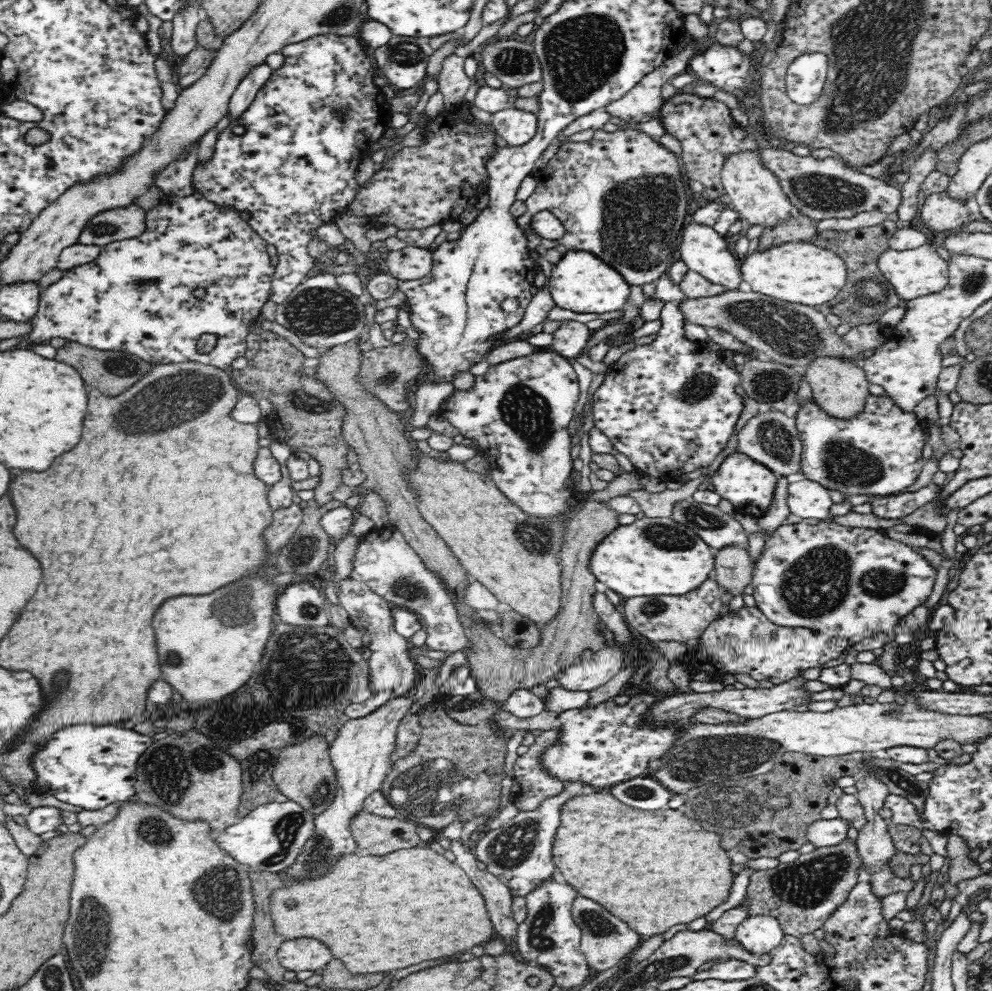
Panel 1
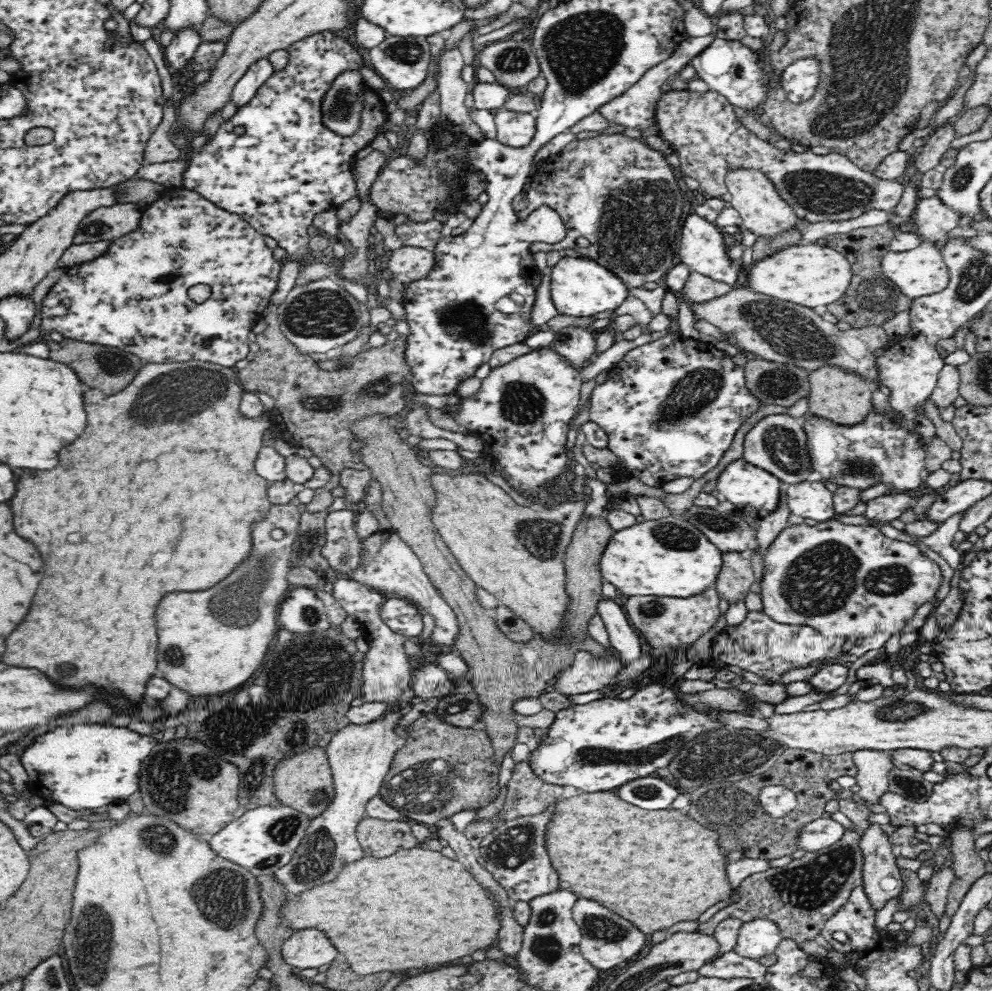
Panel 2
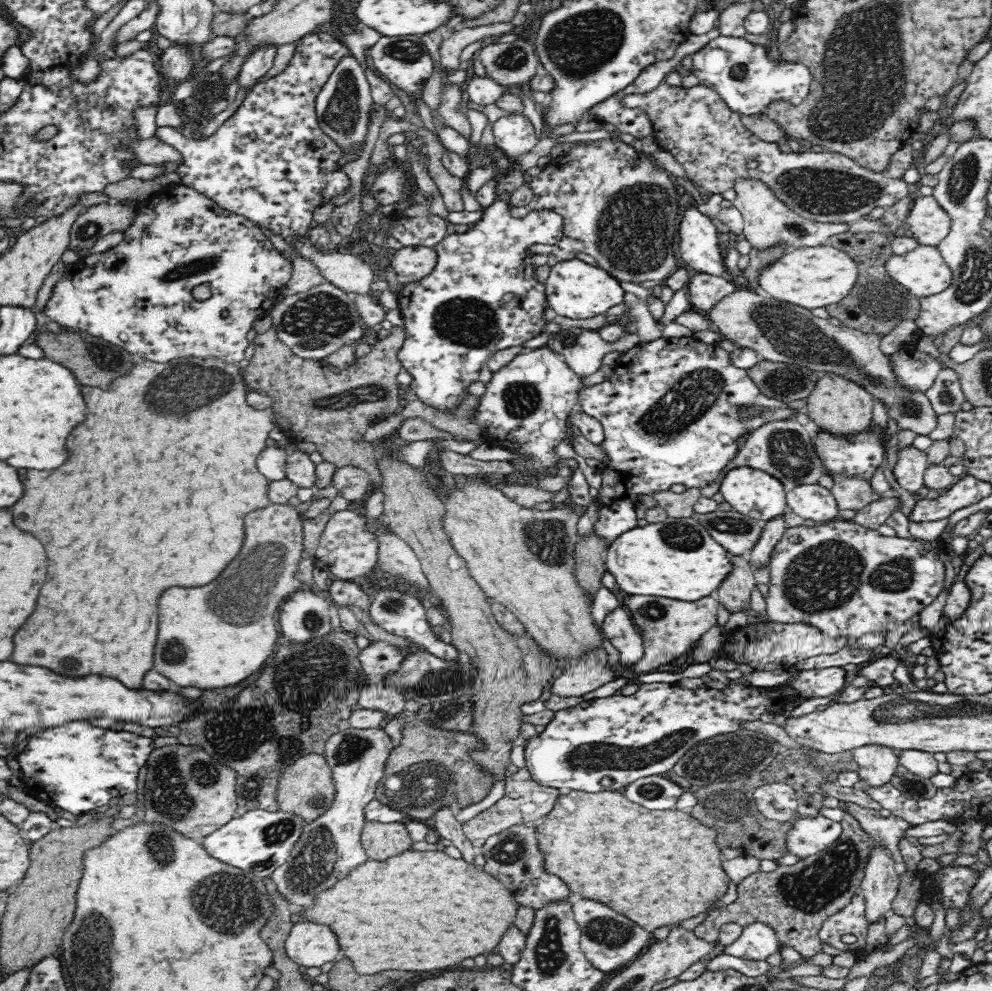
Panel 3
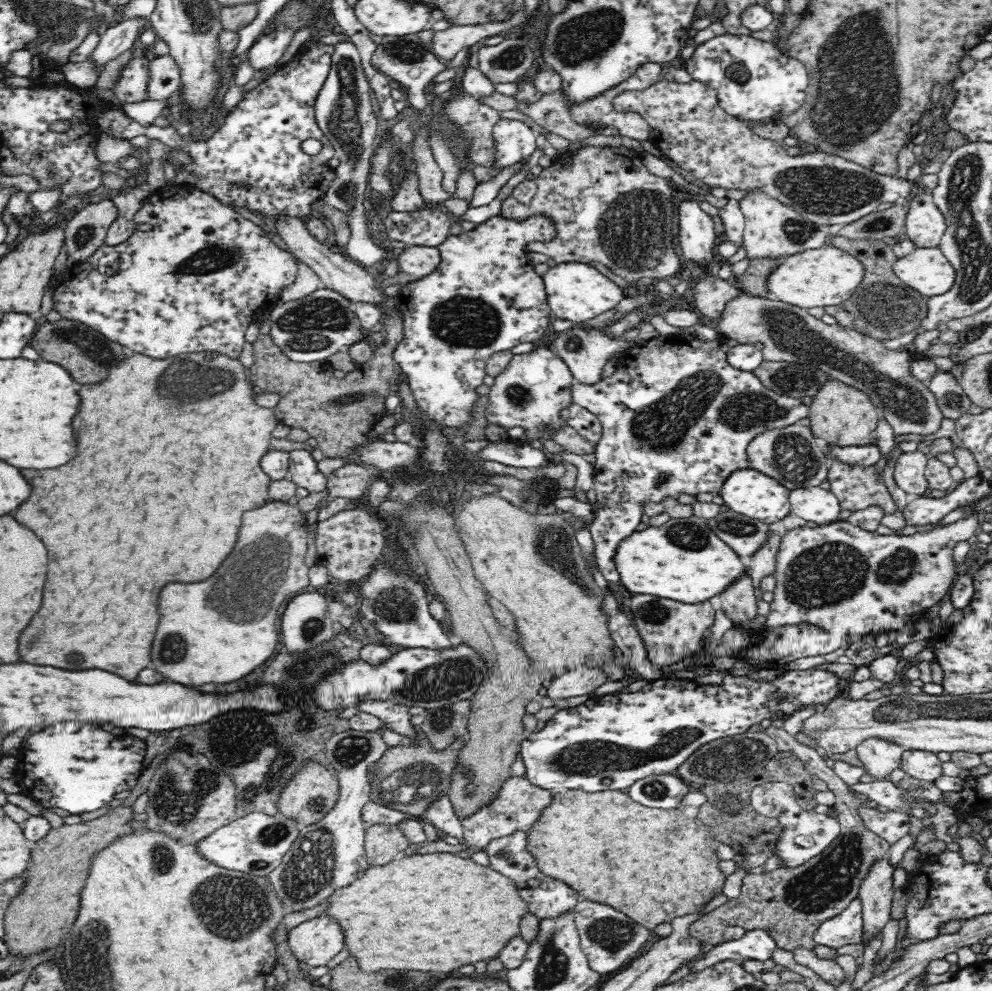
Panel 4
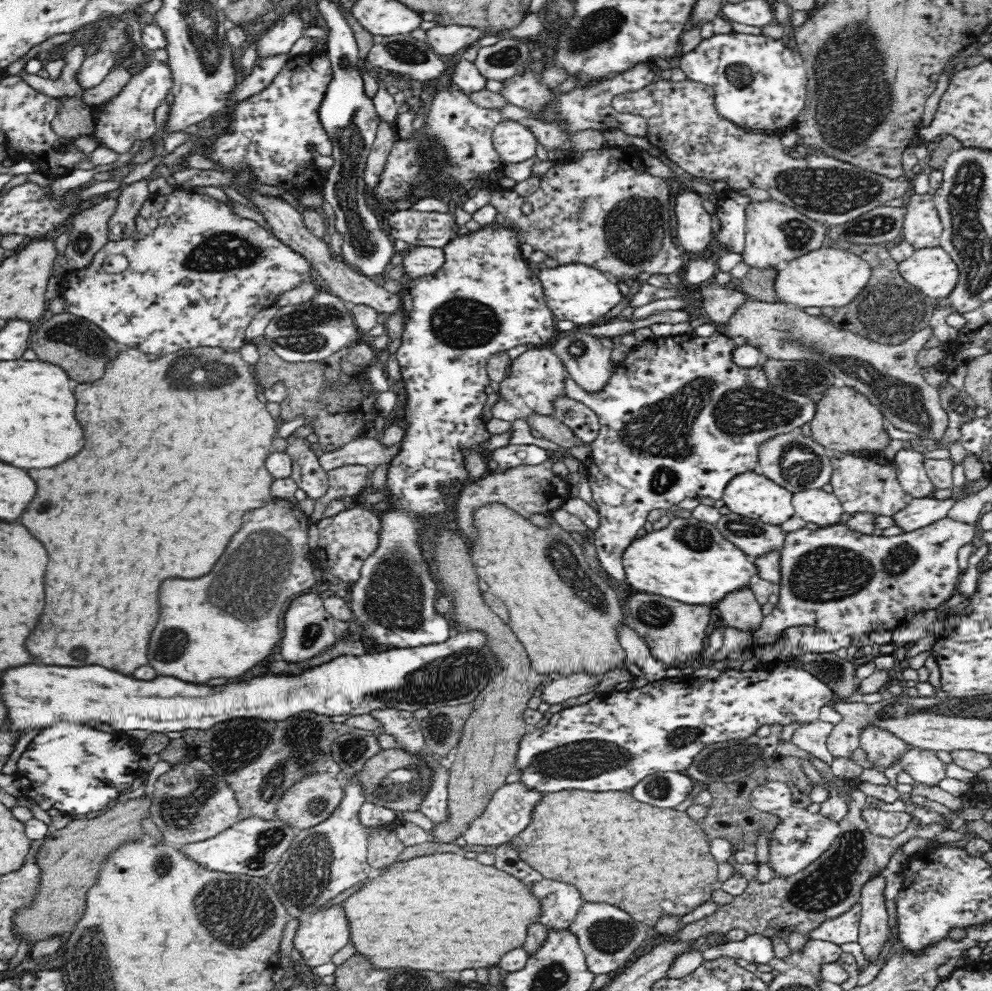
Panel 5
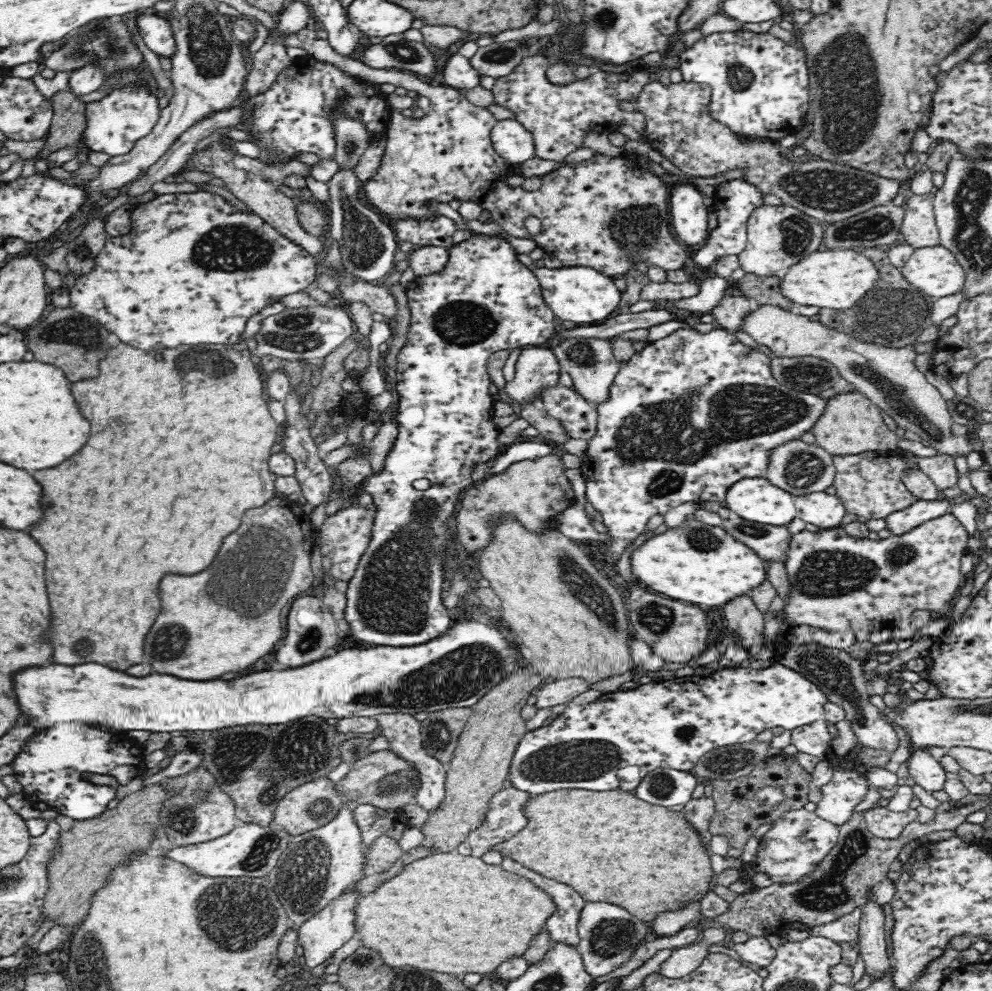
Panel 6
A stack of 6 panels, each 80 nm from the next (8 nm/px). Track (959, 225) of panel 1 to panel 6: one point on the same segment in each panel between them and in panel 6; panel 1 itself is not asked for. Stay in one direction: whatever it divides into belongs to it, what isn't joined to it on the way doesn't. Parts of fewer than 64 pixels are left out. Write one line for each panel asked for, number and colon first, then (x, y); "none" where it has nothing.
2: (934, 219)
3: (928, 222)
4: (925, 224)
5: (922, 228)
6: (918, 229)

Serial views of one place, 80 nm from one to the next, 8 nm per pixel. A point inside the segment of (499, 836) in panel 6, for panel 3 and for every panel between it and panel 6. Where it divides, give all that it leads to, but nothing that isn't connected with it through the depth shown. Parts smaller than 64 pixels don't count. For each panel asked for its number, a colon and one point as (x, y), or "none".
3: (525, 801)
4: (519, 804)
5: (510, 811)

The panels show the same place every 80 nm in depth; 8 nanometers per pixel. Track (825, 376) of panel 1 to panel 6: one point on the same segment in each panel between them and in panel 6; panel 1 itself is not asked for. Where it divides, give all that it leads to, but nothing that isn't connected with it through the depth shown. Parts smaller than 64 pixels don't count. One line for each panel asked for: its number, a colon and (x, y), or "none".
2: (844, 397)
3: (838, 405)
4: (839, 413)
5: (845, 420)
6: (850, 423)

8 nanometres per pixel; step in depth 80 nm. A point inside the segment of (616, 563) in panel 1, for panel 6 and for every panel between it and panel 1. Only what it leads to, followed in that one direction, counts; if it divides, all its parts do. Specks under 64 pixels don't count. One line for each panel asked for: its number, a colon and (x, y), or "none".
2: (669, 557)
3: (677, 558)
4: (683, 560)
5: (689, 561)
6: (701, 564)

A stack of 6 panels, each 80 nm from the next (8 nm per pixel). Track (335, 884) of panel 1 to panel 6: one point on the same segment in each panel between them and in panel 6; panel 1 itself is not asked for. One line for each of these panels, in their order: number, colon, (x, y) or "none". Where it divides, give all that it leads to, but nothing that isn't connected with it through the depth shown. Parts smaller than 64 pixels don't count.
2: (417, 907)
3: (421, 910)
4: (434, 912)
5: (444, 912)
6: (447, 912)

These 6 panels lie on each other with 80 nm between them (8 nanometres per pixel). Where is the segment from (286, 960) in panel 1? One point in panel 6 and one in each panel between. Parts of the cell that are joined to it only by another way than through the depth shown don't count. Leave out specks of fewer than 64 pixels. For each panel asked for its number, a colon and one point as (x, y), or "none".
2: (308, 948)
3: (308, 944)
4: (315, 942)
5: (318, 937)
6: (320, 936)

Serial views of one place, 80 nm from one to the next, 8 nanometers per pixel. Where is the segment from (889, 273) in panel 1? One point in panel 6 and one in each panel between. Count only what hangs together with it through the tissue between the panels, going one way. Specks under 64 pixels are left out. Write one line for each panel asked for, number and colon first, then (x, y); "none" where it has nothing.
2: (918, 272)
3: (923, 272)
4: (927, 271)
5: (931, 270)
6: (934, 270)

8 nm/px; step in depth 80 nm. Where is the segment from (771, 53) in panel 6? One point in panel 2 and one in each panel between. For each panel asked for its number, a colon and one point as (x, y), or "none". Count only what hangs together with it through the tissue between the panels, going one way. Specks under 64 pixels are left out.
2: (730, 68)
3: (742, 74)
4: (754, 80)
5: (759, 85)

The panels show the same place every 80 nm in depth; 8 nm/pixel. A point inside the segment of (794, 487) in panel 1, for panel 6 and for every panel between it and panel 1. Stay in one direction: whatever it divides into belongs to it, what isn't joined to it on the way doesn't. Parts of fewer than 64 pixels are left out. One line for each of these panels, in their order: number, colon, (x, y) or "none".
2: (808, 499)
3: (814, 502)
4: (814, 504)
5: (817, 506)
6: (826, 511)

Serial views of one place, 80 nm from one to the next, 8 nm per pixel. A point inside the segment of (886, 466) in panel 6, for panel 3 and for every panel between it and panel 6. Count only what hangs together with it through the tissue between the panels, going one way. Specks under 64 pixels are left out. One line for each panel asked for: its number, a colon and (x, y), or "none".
3: (851, 494)
4: (856, 487)
5: (862, 484)

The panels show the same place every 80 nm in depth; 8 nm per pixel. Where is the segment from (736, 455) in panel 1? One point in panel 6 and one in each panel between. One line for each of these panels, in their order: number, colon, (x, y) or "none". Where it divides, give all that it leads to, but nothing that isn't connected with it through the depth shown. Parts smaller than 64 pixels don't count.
2: (754, 491)
3: (755, 493)
4: (747, 491)
5: (749, 494)
6: (756, 499)

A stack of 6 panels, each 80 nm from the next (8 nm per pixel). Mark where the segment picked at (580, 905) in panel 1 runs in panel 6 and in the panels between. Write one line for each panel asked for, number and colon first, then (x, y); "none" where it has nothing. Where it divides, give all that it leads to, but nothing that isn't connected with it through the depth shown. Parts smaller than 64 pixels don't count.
2: (607, 940)
3: (609, 940)
4: (610, 940)
5: (609, 937)
6: (608, 935)

